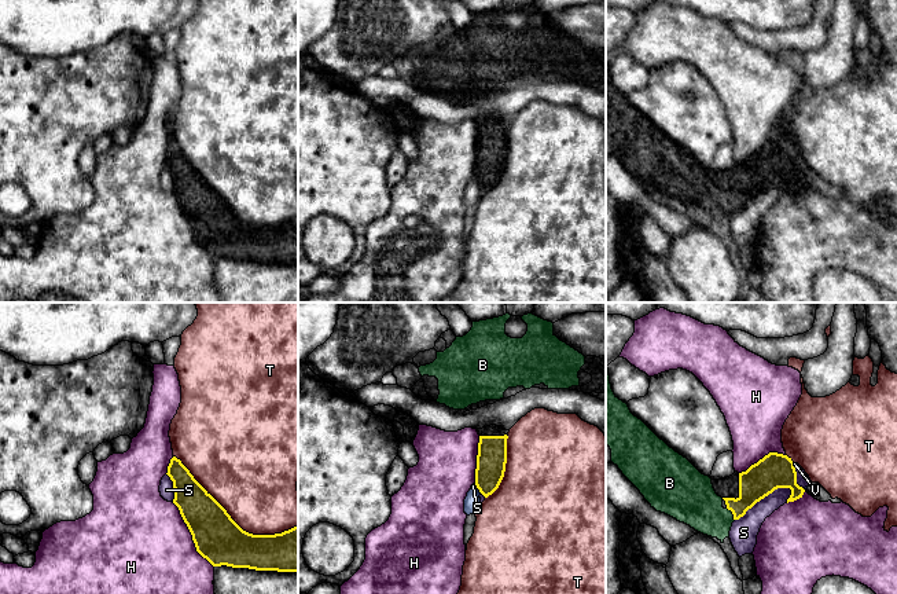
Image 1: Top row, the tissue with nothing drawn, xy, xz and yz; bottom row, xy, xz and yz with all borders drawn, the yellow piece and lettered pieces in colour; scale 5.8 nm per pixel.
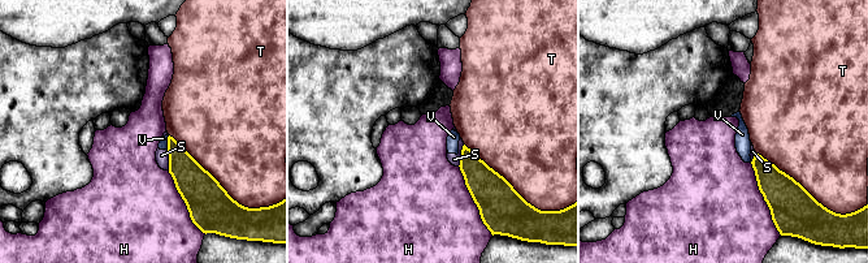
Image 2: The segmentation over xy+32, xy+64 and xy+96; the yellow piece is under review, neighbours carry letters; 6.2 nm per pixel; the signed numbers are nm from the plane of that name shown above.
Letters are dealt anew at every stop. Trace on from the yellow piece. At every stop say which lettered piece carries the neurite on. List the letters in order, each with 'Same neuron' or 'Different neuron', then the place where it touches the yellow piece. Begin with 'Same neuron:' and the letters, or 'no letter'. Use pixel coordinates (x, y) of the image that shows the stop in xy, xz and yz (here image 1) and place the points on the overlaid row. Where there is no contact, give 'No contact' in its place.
Same neuron: B
B: Same neuron. Touches yellow at yz (732, 513)
H: Different neuron. Touches yellow at xy (191, 534)
S: Different neuron. Touches yellow at yz (763, 498)
T: Different neuron. Touches yellow at xy (231, 519)
V: Different neuron. Touches yellow at xz (480, 491)

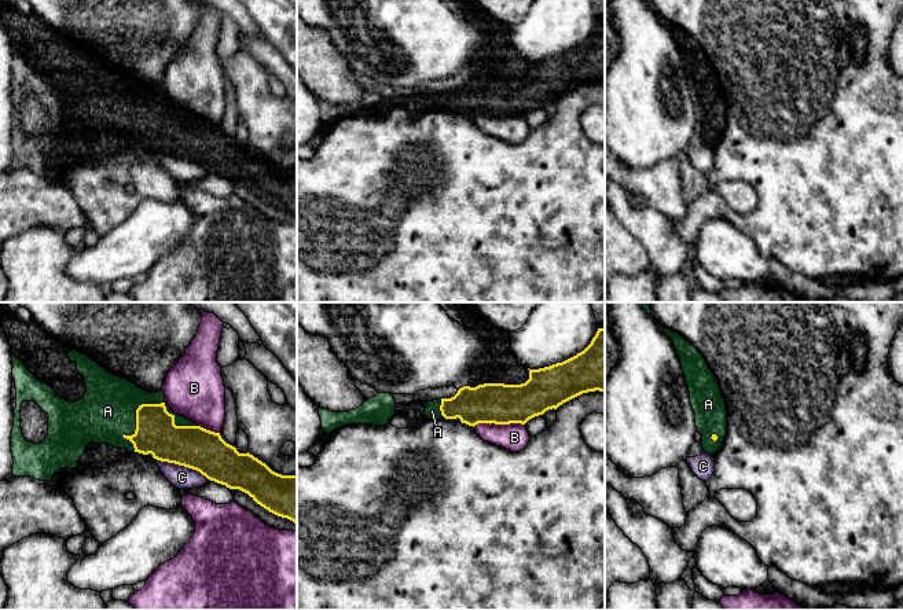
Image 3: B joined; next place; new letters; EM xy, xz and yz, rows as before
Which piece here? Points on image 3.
Same neuron: A
A: Same neuron. Touches yellow at xy (153, 404)
B: Different neuron. Touches yellow at xz (498, 423)
C: Different neuron. Touches yellow at xy (183, 465)

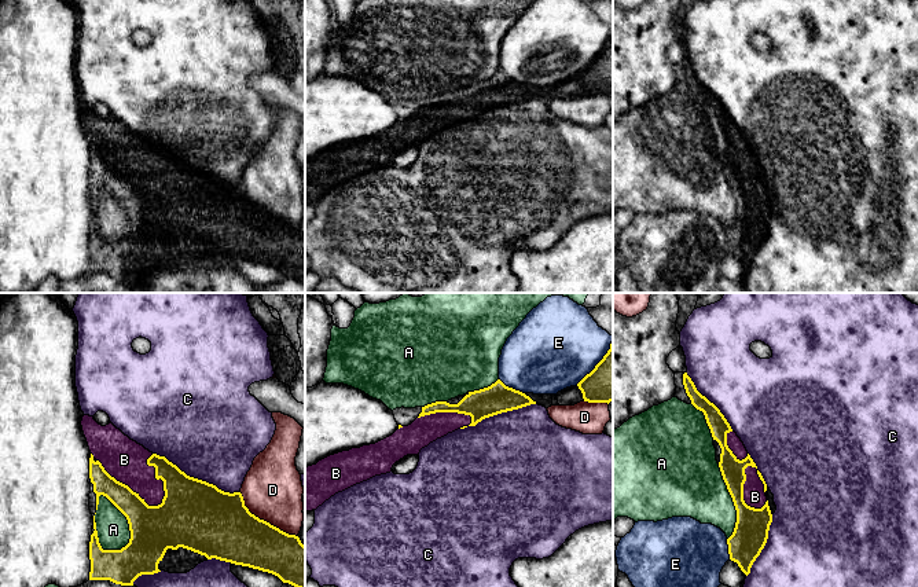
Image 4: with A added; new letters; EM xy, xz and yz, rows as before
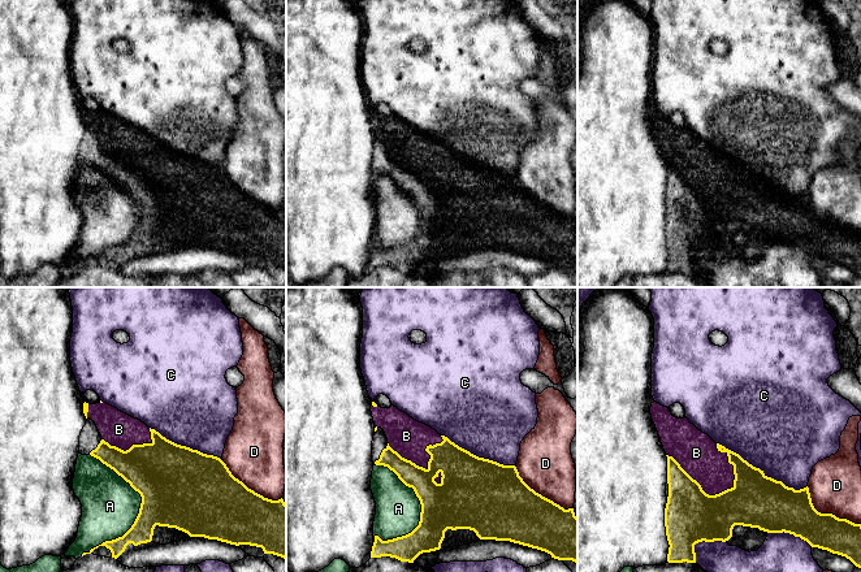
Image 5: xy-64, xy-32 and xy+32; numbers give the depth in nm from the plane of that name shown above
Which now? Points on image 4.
Same neuron: B
A: Different neuron. Touches yellow at xy (128, 521)
B: Same neuron. Touches yellow at xy (128, 487)
C: Different neuron. Touches yellow at xy (197, 479)
D: Different neuron. Touches yellow at xy (263, 520)
E: Different neuron. Touches yellow at xz (511, 388)

